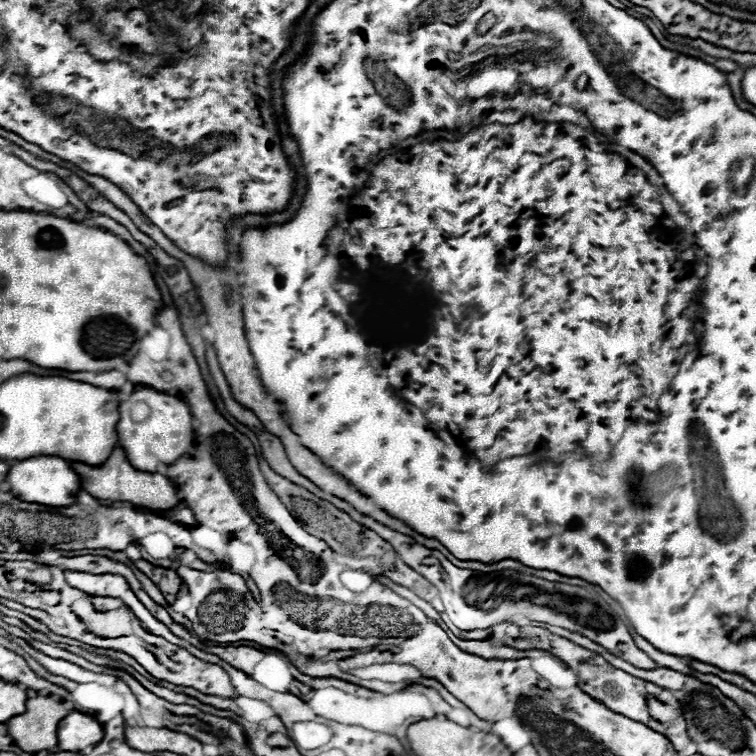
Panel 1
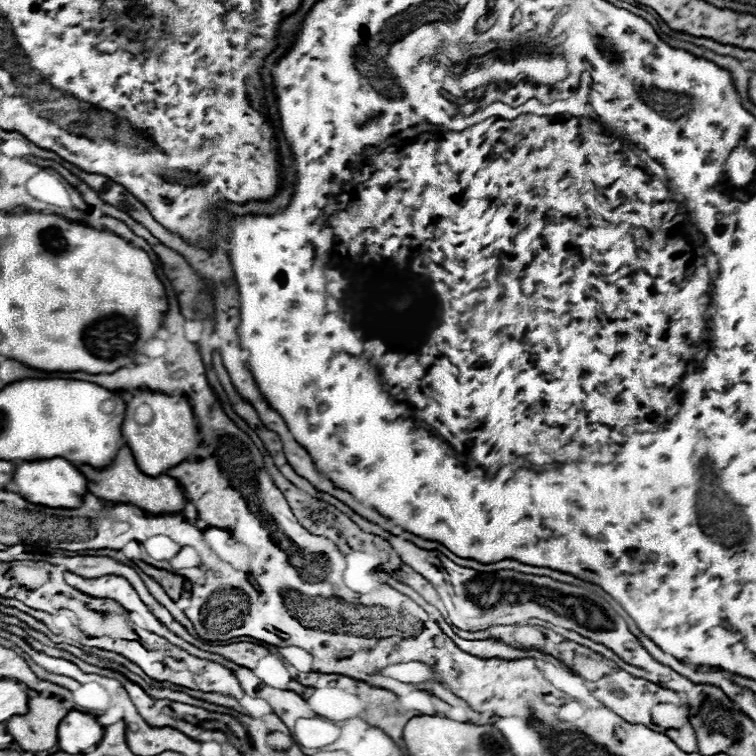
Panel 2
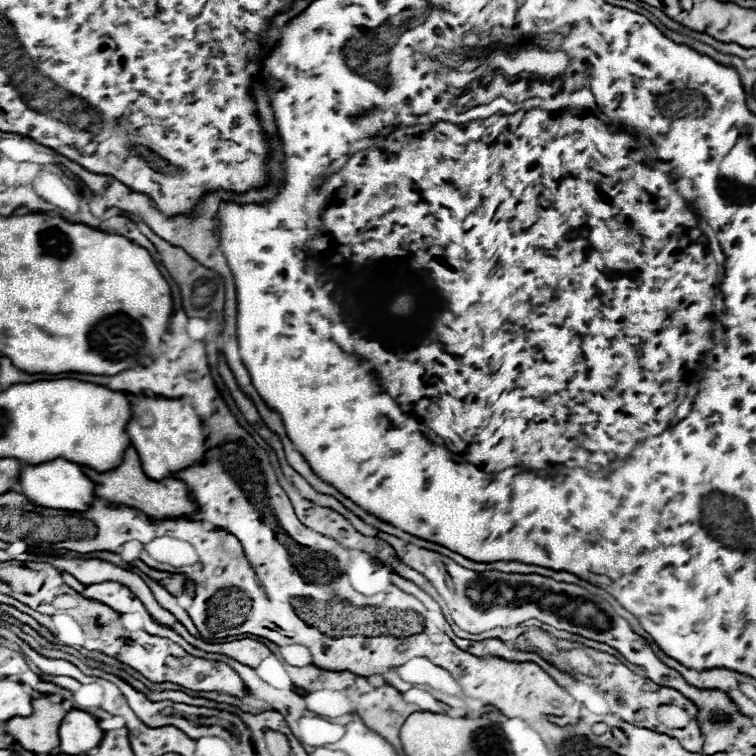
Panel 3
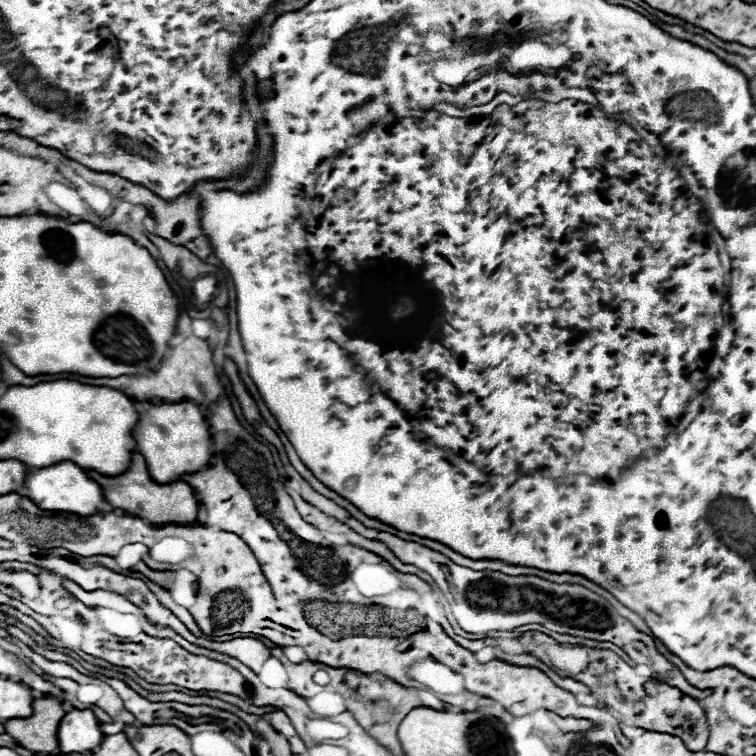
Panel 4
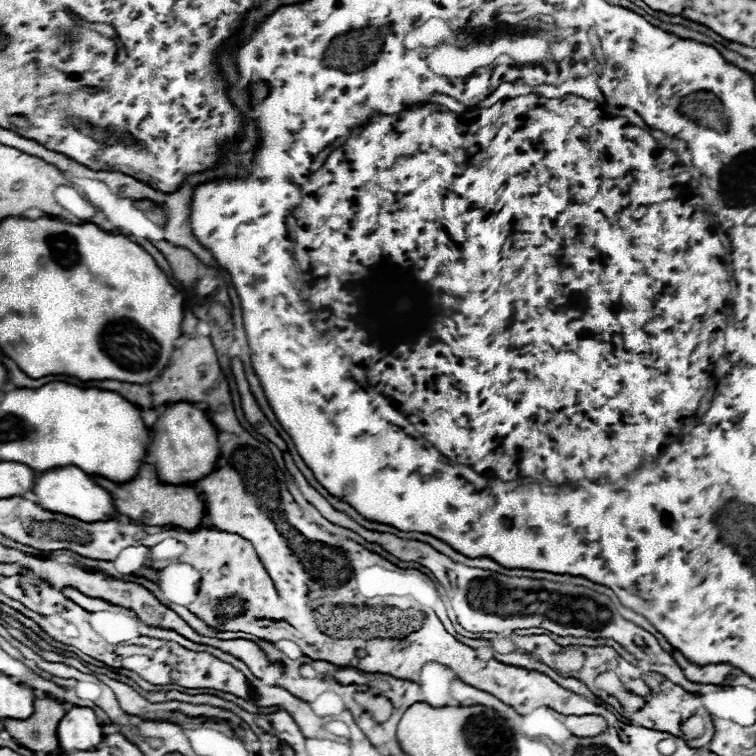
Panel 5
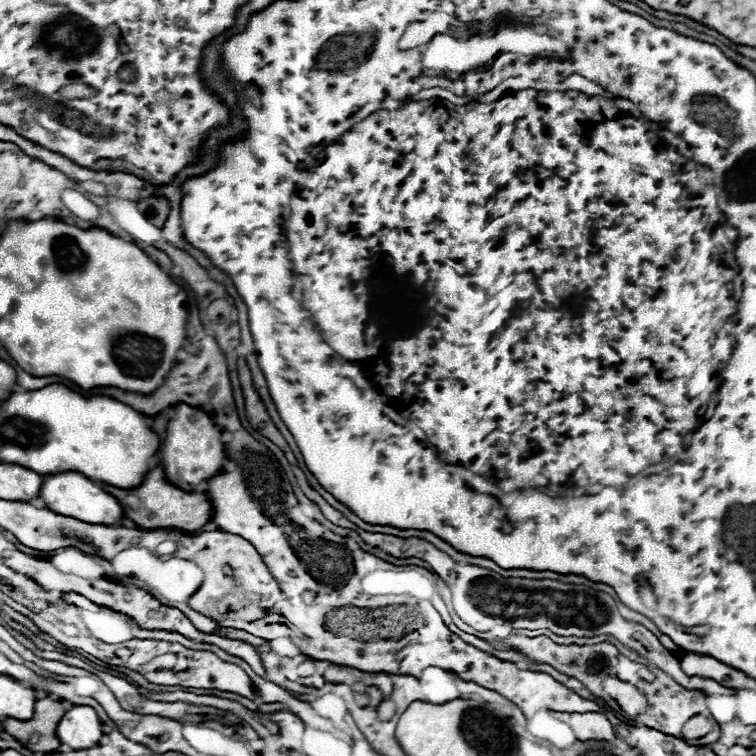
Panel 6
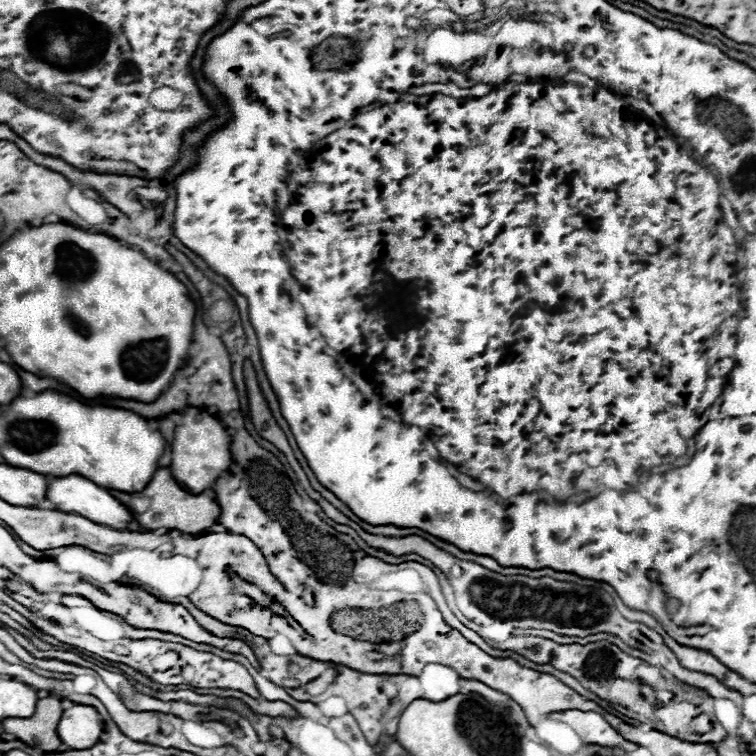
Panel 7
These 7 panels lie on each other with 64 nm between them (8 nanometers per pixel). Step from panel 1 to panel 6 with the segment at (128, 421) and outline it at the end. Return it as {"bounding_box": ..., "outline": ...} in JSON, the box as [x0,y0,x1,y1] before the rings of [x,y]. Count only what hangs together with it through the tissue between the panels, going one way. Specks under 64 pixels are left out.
{"bounding_box":[162,404,224,492],"outline":[[[188,404],[174,406],[174,418],[168,422],[168,434],[162,444],[162,458],[164,458],[162,466],[166,478],[186,492],[198,490],[200,484],[208,482],[222,470],[220,452],[224,452],[224,444],[220,436],[222,436],[220,428],[214,426],[212,418],[204,410]]]}

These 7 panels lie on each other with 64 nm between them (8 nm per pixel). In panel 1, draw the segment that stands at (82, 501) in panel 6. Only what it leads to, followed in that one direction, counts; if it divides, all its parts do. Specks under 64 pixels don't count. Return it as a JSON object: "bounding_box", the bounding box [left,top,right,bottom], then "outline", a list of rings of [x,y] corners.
{"bounding_box":[6,456,80,506],"outline":[[[36,456],[14,462],[10,466],[6,482],[10,484],[10,492],[24,502],[36,502],[44,506],[60,506],[60,504],[76,504],[76,494],[80,488],[80,476],[72,472],[72,466],[58,456]]]}

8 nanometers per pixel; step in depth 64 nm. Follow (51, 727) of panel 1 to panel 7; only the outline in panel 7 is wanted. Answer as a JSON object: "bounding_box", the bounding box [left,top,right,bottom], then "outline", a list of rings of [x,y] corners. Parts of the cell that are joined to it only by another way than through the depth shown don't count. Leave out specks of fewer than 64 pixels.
{"bounding_box":[2,698,62,752],"outline":[[[40,698],[36,712],[30,718],[4,718],[2,728],[28,746],[38,746],[44,752],[54,752],[62,744],[56,732],[62,712],[62,702],[58,698]]]}

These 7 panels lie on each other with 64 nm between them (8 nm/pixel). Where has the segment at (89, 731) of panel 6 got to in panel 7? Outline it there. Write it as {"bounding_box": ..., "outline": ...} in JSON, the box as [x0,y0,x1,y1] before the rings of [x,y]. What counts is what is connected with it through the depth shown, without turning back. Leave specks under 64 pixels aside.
{"bounding_box":[58,704,104,750],"outline":[[[74,704],[64,710],[58,722],[58,736],[70,750],[84,750],[98,744],[104,722],[94,706]]]}

